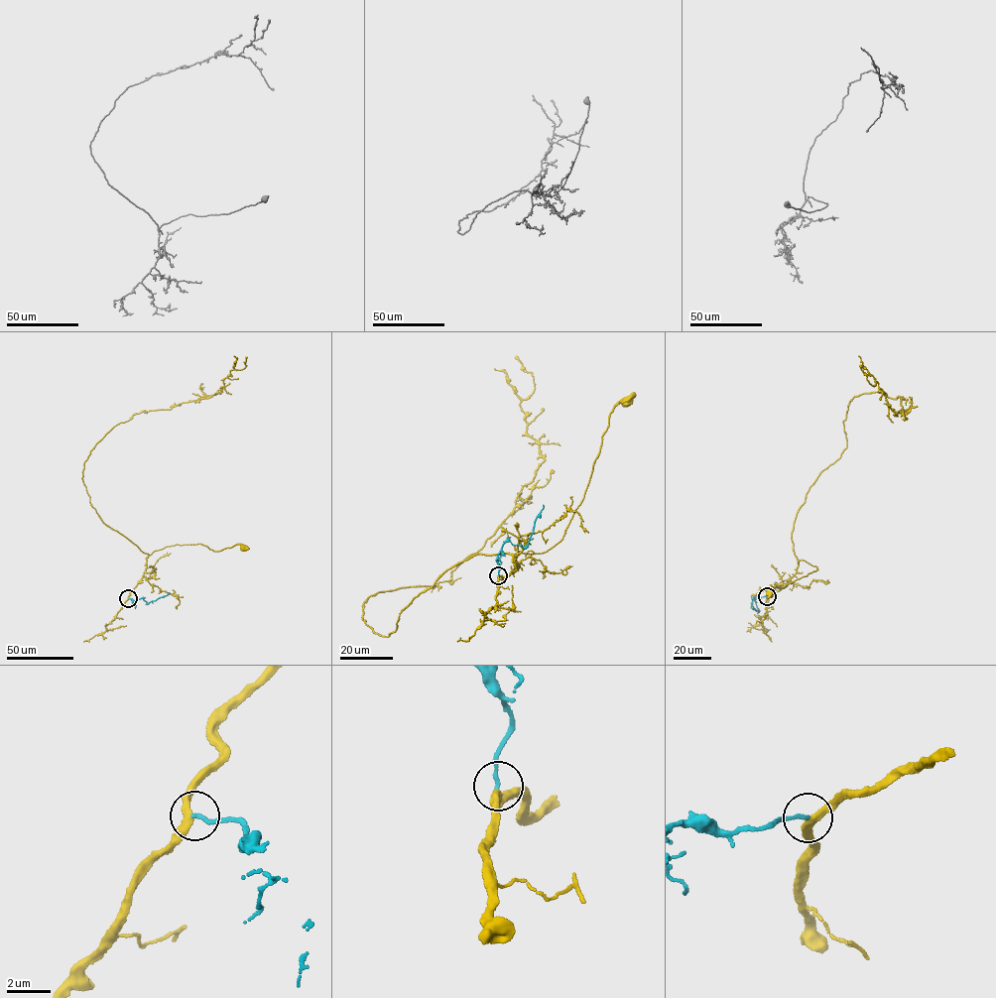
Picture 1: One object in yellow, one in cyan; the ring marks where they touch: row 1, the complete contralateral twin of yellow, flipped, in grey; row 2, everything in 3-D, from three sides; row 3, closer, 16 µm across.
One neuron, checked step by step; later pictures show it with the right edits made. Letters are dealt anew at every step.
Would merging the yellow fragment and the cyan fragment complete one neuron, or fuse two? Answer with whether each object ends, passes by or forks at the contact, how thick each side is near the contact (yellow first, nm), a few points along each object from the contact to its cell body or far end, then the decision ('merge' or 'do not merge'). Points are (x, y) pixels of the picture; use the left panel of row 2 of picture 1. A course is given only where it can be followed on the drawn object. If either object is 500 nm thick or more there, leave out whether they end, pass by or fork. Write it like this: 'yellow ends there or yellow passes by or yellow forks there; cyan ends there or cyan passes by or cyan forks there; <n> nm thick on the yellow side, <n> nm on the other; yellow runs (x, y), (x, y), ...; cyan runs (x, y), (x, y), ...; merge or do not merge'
yellow passes by; cyan ends there; 320 nm thick on the yellow side, 180 nm on the other; yellow runs (128, 598), (144, 572), (147, 557), (155, 551), (177, 544), (200, 544), (215, 551), (237, 544), (244, 547); cyan runs (128, 598), (143, 597), (148, 603), (169, 592); merge

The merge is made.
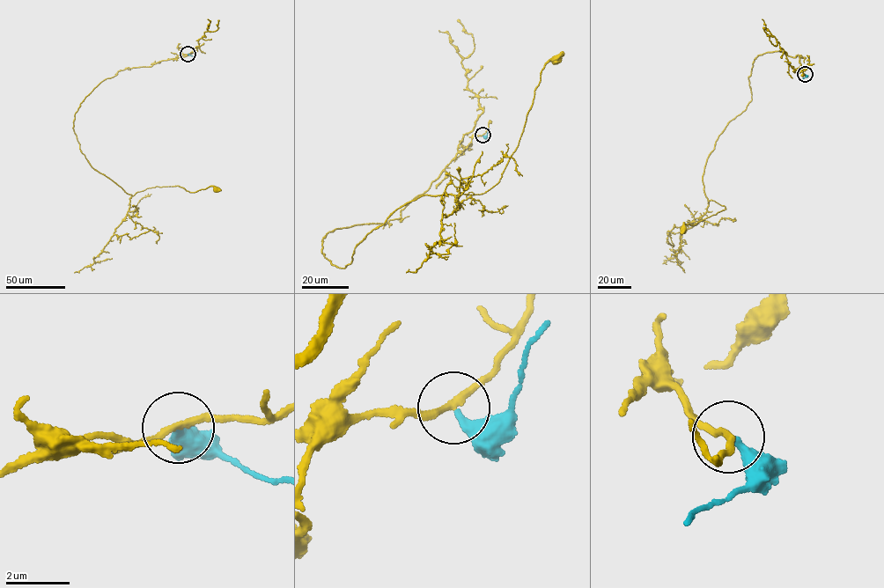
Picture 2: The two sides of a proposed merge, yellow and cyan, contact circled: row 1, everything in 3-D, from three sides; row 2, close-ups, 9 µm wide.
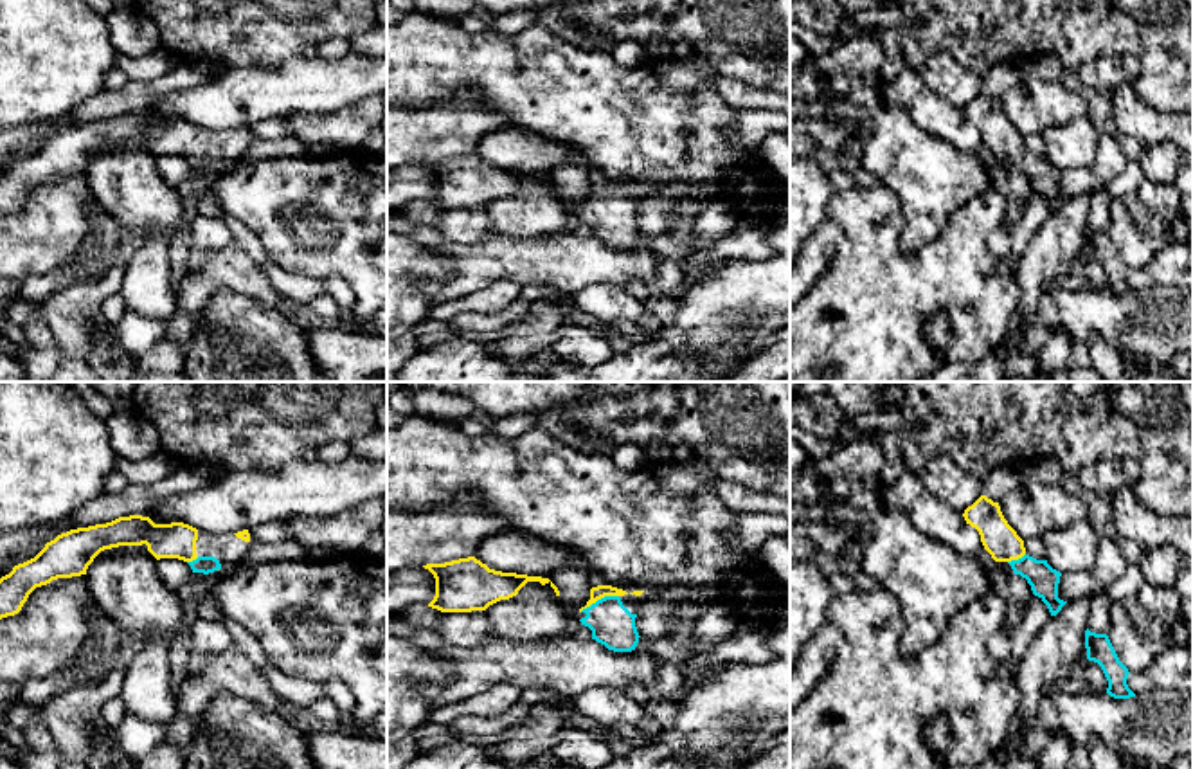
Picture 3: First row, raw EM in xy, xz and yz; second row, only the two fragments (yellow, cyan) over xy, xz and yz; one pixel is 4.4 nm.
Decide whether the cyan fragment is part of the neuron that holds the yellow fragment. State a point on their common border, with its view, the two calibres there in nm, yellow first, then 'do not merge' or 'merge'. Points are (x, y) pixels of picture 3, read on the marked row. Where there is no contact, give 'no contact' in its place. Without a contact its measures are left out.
contact xz (598, 598); calibres 60 and 190 nm; merge

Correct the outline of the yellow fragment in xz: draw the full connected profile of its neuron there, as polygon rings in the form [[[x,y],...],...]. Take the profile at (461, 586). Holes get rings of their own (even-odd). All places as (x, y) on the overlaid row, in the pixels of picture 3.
[[[475,556],[423,567],[435,578],[435,596],[428,607],[441,612],[486,611],[500,600],[516,596],[527,582],[542,585],[551,582],[542,576],[495,571]]]

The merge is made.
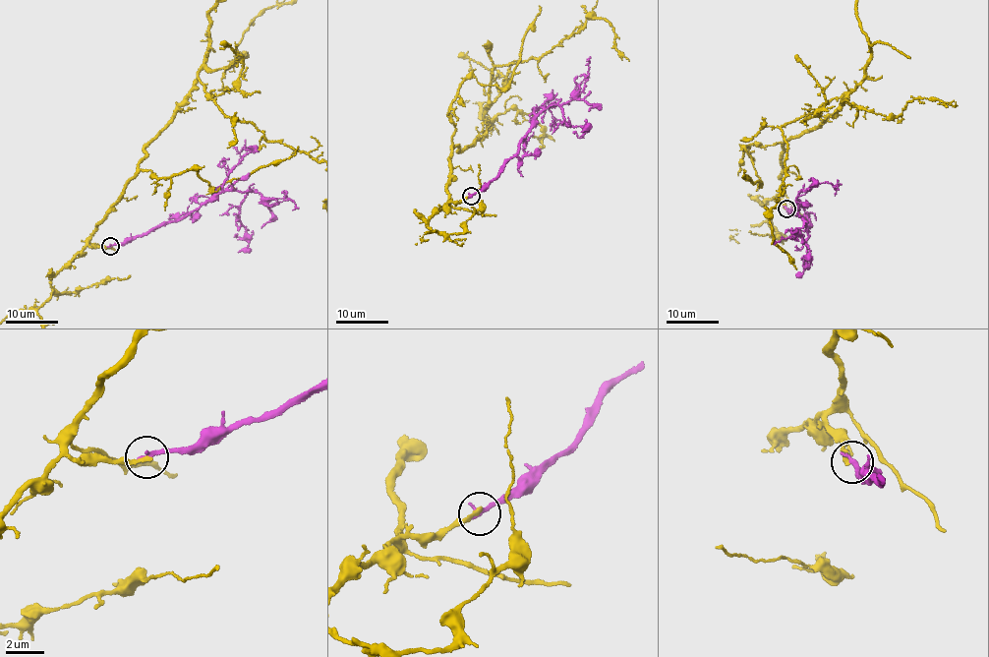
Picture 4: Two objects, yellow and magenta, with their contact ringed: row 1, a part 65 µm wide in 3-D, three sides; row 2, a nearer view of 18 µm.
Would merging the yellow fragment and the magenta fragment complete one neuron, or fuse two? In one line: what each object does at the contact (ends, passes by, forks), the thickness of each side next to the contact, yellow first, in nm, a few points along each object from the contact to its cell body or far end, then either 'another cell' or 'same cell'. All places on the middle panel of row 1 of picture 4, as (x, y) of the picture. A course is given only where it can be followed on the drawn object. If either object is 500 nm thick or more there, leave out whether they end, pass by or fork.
yellow ends there; magenta ends there; 220 nm thick on the yellow side, 280 nm on the other; magenta runs (471, 196), (498, 177), (549, 106), (560, 108), (571, 126), (588, 128), (581, 132); same cell

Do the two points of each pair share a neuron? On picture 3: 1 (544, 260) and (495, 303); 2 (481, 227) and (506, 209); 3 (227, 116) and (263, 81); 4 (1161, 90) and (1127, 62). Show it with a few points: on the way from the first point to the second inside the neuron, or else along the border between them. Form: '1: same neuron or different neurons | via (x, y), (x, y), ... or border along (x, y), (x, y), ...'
1: different neurons | border along (520, 285), (510, 280), (493, 280), (475, 290)
2: different neurons | border along (484, 208), (490, 227), (495, 233)
3: same neuron | via (233, 105), (242, 96), (252, 92)
4: different neurons | border along (1098, 56), (1134, 54), (1139, 63), (1136, 81)

